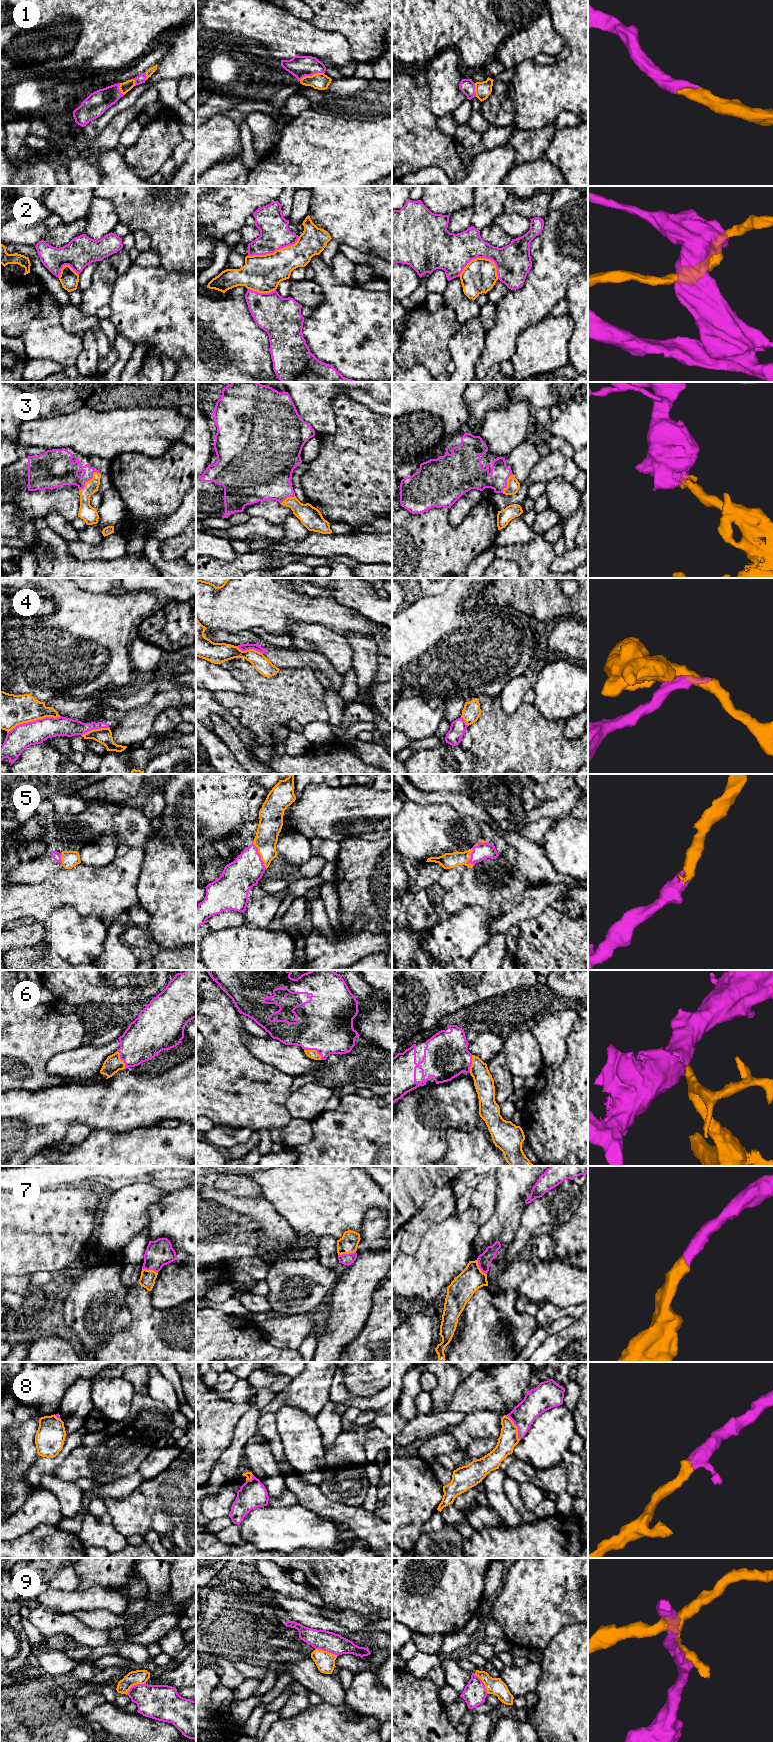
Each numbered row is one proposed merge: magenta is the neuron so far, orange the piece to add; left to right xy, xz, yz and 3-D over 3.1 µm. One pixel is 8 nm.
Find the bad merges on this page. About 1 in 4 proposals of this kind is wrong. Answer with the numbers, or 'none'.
2, 4, 9

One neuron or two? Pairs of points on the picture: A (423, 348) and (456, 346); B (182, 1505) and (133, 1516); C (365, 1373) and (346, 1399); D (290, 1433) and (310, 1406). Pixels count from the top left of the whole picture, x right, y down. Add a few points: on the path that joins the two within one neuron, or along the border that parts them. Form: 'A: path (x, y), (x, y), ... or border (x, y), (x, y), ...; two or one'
A: border (460, 325), (460, 328), (449, 342), (451, 360); two
B: path (170, 1505), (154, 1505), (145, 1509); one
C: border (342, 1372), (342, 1381), (351, 1394), (373, 1395); two
D: border (283, 1405), (294, 1406), (315, 1418); two

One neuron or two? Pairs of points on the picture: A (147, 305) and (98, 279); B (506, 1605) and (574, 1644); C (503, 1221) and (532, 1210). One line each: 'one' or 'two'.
A: two
B: two
C: two

